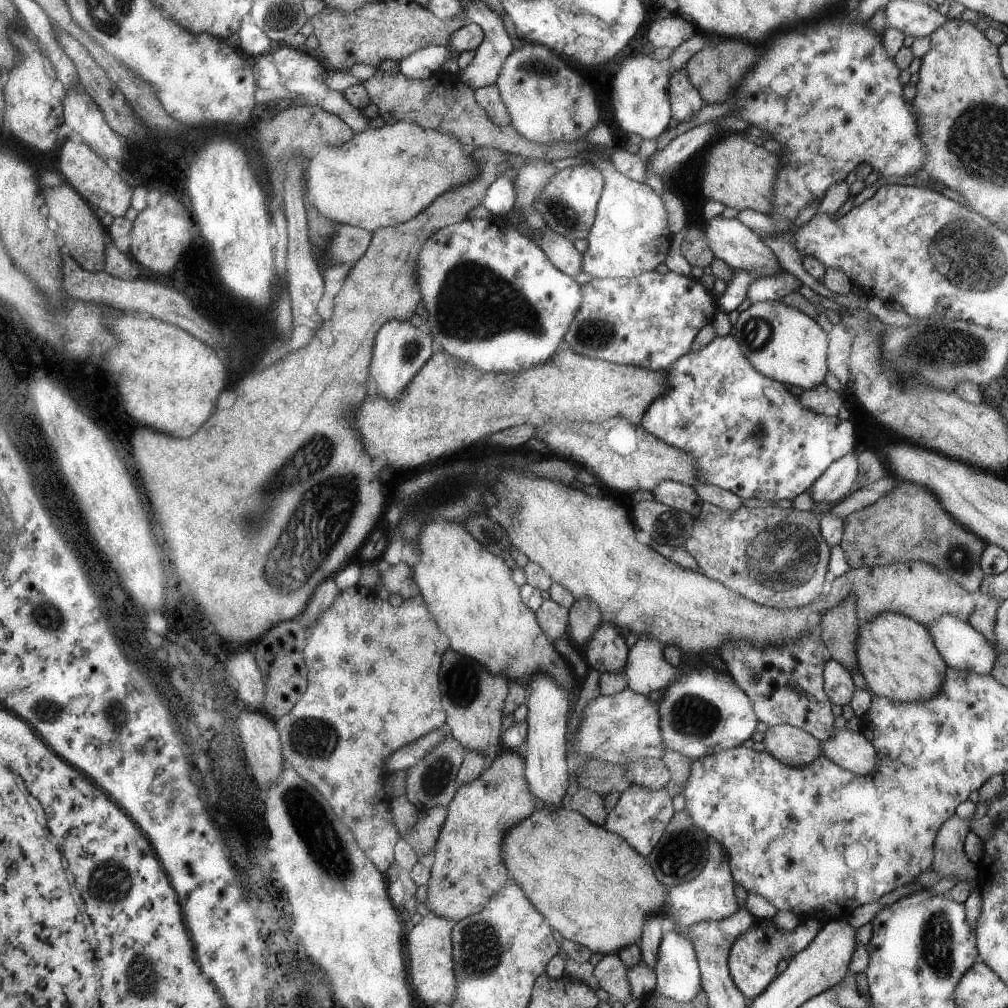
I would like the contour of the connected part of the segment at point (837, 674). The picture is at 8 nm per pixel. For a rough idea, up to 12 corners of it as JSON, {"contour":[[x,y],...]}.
{"contour":[[828,657],[823,680],[831,704],[849,704],[856,687],[844,664]]}

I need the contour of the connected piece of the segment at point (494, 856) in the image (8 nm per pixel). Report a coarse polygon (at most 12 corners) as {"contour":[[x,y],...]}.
{"contour":[[523,751],[459,784],[426,905],[454,924],[511,880],[504,837],[542,806]]}

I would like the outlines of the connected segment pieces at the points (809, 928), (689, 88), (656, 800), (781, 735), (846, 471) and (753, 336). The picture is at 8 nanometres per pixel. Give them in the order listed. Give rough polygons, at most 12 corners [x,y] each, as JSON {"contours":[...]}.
{"contours":[[[756,919],[730,950],[730,972],[751,1002],[778,965],[806,950],[822,928],[801,920],[786,931]],[[685,68],[670,72],[672,116],[686,122],[705,106]],[[631,784],[604,827],[646,859],[674,816],[666,788]],[[792,725],[765,732],[761,749],[791,767],[811,765],[820,739]],[[857,451],[839,458],[810,490],[811,511],[836,503],[859,478]],[[781,299],[739,314],[752,366],[802,390],[825,384],[828,338]]]}

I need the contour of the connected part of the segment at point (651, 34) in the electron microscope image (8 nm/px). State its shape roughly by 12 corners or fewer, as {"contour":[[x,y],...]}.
{"contour":[[674,13],[654,21],[648,40],[659,48],[676,48],[696,26]]}

